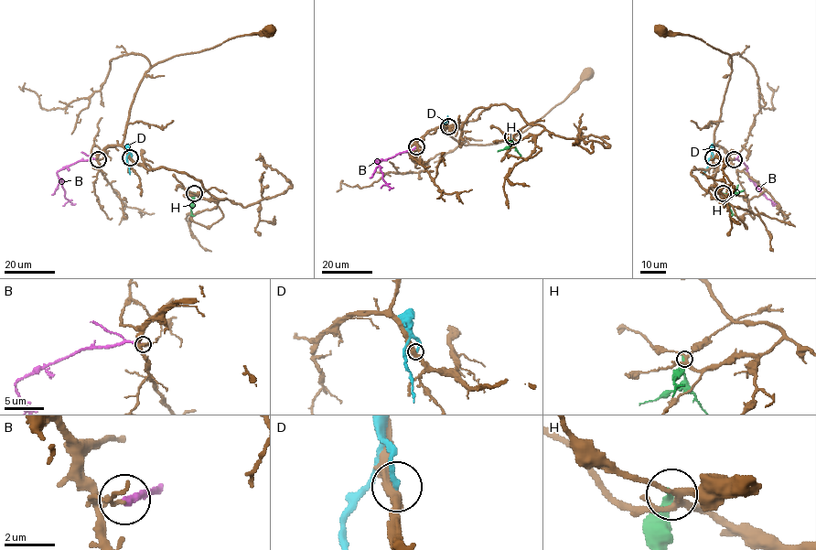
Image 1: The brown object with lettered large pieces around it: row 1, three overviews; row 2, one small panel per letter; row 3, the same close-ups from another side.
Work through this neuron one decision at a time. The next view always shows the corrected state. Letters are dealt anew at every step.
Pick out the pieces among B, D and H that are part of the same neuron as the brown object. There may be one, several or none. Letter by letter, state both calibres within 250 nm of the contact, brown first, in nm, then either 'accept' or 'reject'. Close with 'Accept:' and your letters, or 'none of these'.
B: 100 nm thick on the brown side, 280 nm on the other; reject
D: 440 nm thick on the brown side, 220 nm on the other; reject
H: 260 nm thick on the brown side, 240 nm on the other; reject
Accept: none of these

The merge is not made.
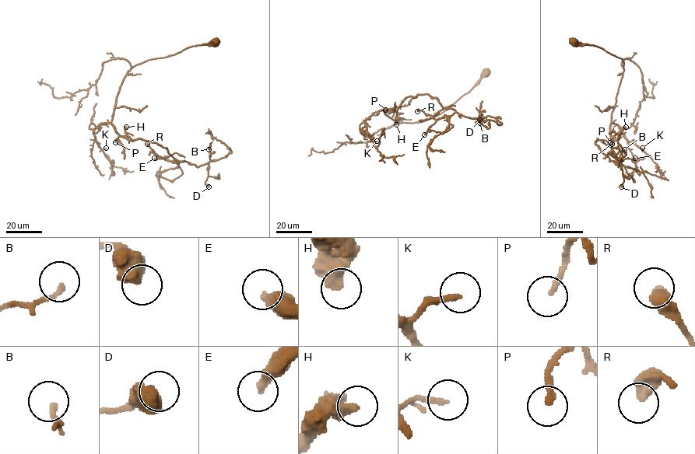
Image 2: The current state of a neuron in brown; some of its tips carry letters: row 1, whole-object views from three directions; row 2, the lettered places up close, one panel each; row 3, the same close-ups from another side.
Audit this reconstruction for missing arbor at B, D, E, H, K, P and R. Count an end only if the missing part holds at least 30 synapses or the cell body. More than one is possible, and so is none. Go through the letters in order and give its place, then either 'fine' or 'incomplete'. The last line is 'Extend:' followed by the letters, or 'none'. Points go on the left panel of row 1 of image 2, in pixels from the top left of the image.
B: at (208, 149); fine
D: at (208, 186); fine
E: at (154, 158); fine
H: at (126, 127); incomplete
K: at (106, 148); fine
P: at (115, 142); incomplete
R: at (147, 144); fine
Extend: H, P

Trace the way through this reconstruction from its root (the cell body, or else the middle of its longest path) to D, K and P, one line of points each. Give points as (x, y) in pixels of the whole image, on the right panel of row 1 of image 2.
D: (573, 42), (601, 47), (623, 62), (612, 113), (611, 137), (594, 142), (609, 161), (620, 164), (621, 186)
K: (573, 42), (599, 47), (623, 60), (623, 71), (611, 122), (620, 127), (628, 141), (642, 148)
P: (573, 42), (601, 47), (623, 62), (623, 75), (612, 113), (610, 142)

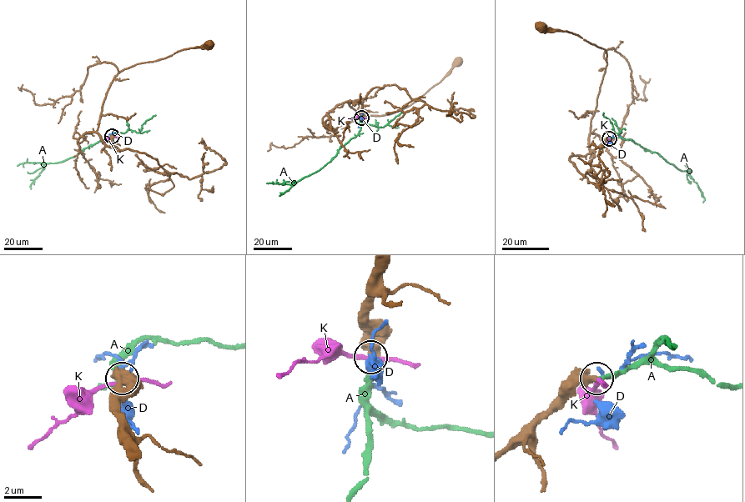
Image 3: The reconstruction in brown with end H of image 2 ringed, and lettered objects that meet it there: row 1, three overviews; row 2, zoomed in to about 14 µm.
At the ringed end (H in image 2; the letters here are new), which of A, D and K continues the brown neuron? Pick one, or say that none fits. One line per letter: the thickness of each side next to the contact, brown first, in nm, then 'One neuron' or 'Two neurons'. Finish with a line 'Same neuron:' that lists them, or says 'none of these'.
A: Thickness 650 nm (brown) against 280 nm. One neuron
D: Thickness 440 nm (brown) against 140 nm. Two neurons
K: Thickness 550 nm (brown) against 200 nm. Two neurons
Same neuron: A

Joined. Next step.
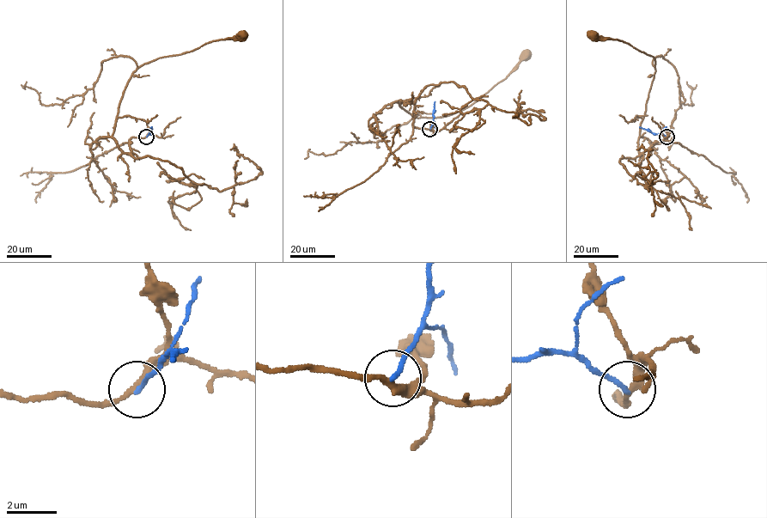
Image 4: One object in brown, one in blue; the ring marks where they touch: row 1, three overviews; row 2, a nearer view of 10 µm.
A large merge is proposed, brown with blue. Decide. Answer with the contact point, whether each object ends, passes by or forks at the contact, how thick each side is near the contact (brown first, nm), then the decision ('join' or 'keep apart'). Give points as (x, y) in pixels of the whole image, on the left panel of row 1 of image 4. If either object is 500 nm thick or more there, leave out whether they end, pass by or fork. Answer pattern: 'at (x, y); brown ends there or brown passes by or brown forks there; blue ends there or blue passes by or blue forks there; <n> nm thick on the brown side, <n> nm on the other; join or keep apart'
at (146, 137); brown passes by; blue ends there; 260 nm thick on the brown side, 180 nm on the other; keep apart

